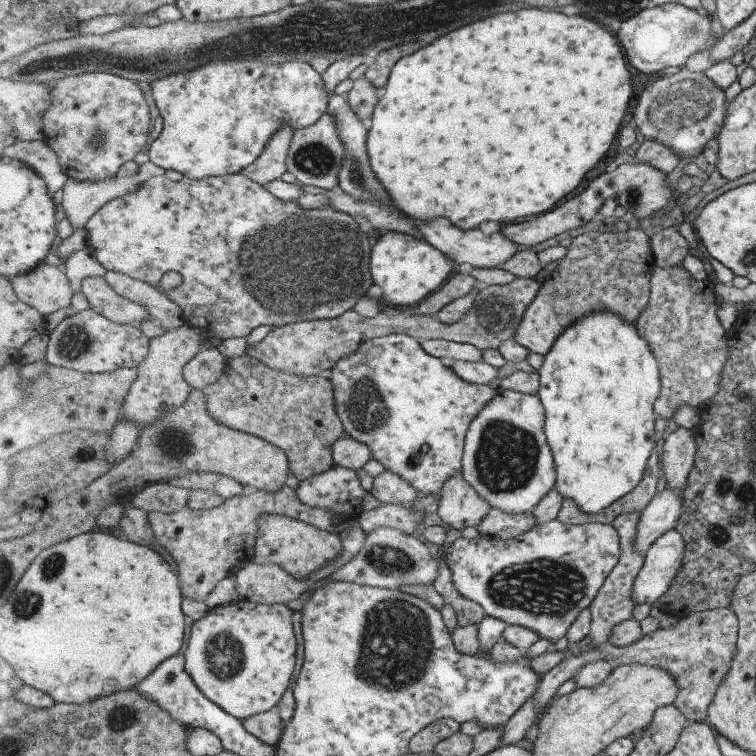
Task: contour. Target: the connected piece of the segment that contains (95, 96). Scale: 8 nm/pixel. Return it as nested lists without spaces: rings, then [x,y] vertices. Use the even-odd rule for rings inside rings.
[[[87,72],[50,83],[52,105],[44,116],[47,144],[65,162],[69,172],[93,170],[115,176],[119,168],[145,150],[149,142],[151,108],[137,81],[112,72]]]

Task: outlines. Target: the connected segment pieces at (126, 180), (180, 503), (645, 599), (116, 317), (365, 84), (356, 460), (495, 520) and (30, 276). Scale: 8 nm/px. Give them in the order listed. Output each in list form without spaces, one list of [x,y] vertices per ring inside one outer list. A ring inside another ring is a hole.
[[[150,160],[139,166],[137,174],[131,177],[108,178],[103,180],[103,182],[83,182],[82,180],[69,178],[66,185],[62,188],[62,215],[68,219],[73,230],[76,228],[87,229],[91,217],[107,202],[136,191],[139,186],[150,178],[162,176],[165,176],[165,169],[157,166]]]
[[[155,484],[136,491],[136,496],[131,499],[132,504],[147,513],[161,511],[174,513],[186,508],[190,500],[190,490],[171,484]]]
[[[677,528],[654,542],[634,582],[634,601],[638,605],[655,604],[669,592],[684,565],[686,550],[685,538]]]
[[[87,276],[81,282],[81,293],[89,308],[113,322],[139,326],[149,317],[143,305],[121,296],[103,276]]]
[[[361,76],[357,79],[352,89],[347,93],[352,109],[368,124],[374,116],[375,107],[380,101],[382,90],[377,88],[371,81]]]
[[[349,435],[341,437],[334,444],[332,452],[335,464],[355,470],[365,466],[373,457],[367,443]]]
[[[493,507],[477,528],[484,537],[515,539],[534,529],[537,524],[539,522],[533,512],[515,514]]]
[[[43,263],[29,273],[9,279],[17,296],[44,315],[71,306],[74,290],[62,267]]]

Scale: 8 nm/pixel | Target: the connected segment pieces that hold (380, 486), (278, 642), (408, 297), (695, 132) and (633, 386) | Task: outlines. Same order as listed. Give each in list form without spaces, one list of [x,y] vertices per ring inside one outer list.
[[[385,470],[374,478],[371,493],[378,503],[397,503],[408,507],[419,506],[419,489],[393,471]]]
[[[237,600],[208,610],[204,617],[190,622],[191,634],[184,649],[186,671],[207,698],[235,718],[243,720],[277,708],[291,686],[297,666],[299,640],[293,628],[293,612],[288,605],[267,603],[256,603],[253,608],[238,608]]]
[[[389,231],[375,240],[370,264],[375,284],[383,288],[383,300],[390,306],[415,306],[425,301],[457,270],[447,254],[427,239],[397,231]]]
[[[677,69],[663,72],[661,76],[640,94],[639,104],[634,110],[637,127],[647,139],[659,139],[669,145],[679,156],[694,158],[707,146],[707,142],[722,132],[726,125],[730,104],[727,90],[721,89],[705,72]]]
[[[611,311],[587,313],[582,320],[575,321],[574,325],[569,325],[566,331],[557,338],[550,352],[543,357],[544,361],[539,369],[540,388],[536,393],[542,400],[546,410],[546,435],[558,468],[556,489],[566,499],[575,501],[583,511],[589,514],[601,513],[609,506],[613,506],[615,501],[623,498],[630,490],[633,490],[645,477],[651,453],[654,452],[657,444],[657,422],[659,416],[654,411],[654,406],[663,389],[658,358],[655,356],[654,351],[651,350],[650,344],[642,335],[642,331],[638,329],[638,326]]]

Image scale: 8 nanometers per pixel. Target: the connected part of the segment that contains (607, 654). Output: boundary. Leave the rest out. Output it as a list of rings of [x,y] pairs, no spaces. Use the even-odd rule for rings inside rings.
[[[712,606],[706,611],[689,612],[675,626],[658,628],[643,635],[641,640],[629,646],[617,646],[611,643],[588,644],[577,656],[572,654],[565,656],[558,665],[543,676],[534,696],[534,704],[545,712],[555,699],[556,692],[590,662],[609,661],[615,666],[637,663],[662,667],[668,674],[674,675],[674,678],[678,679],[678,697],[675,704],[689,722],[707,722],[709,707],[738,653],[739,629],[737,613],[731,607]]]

